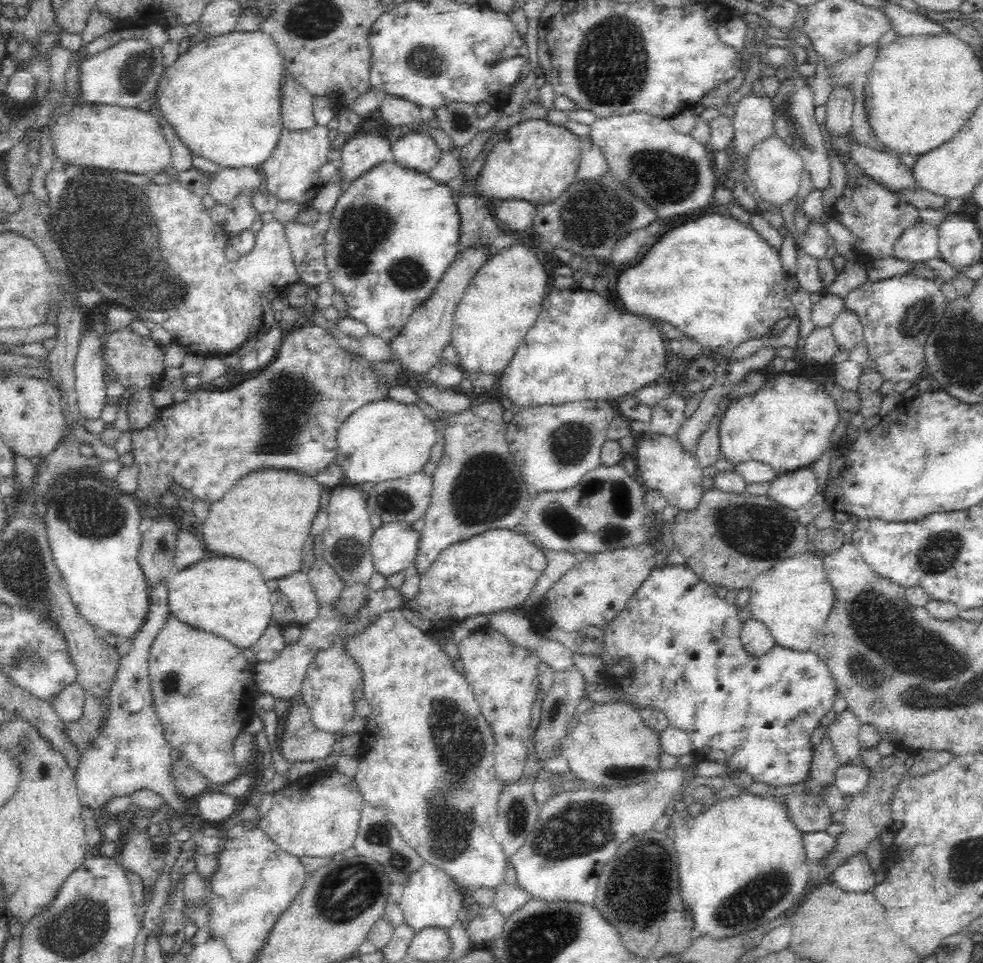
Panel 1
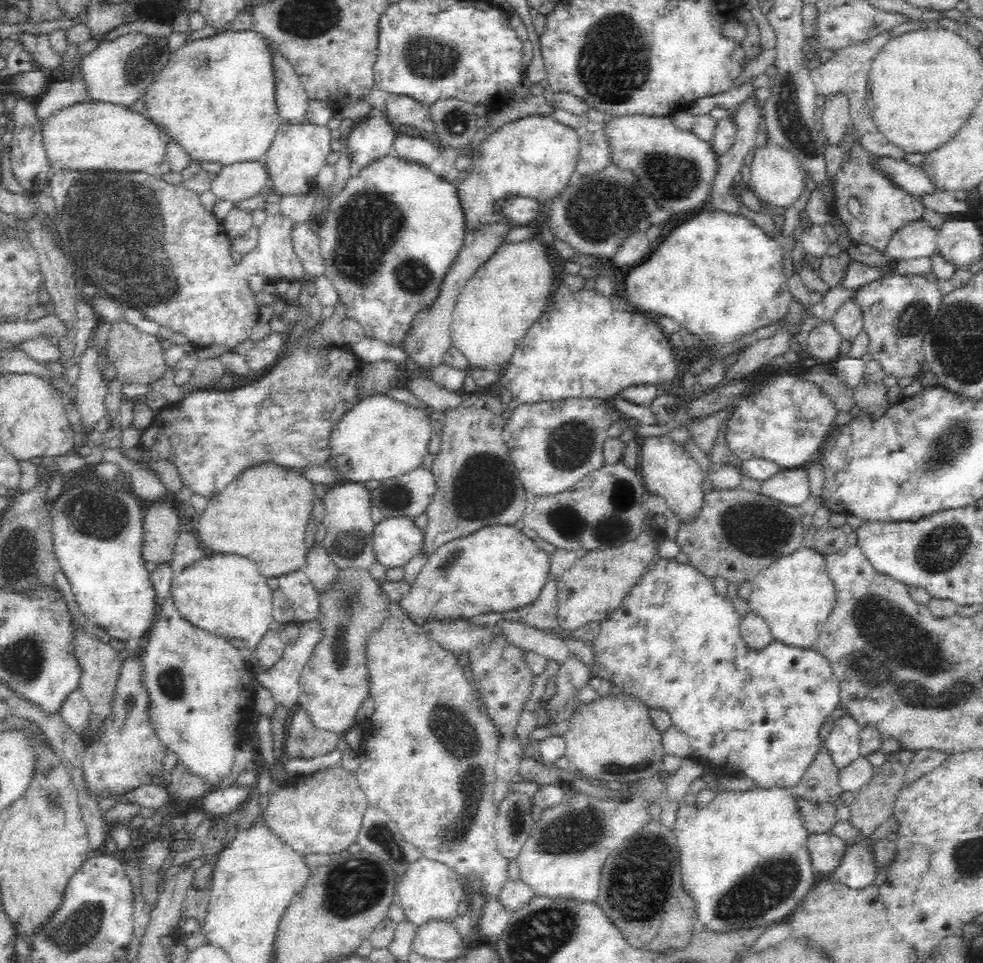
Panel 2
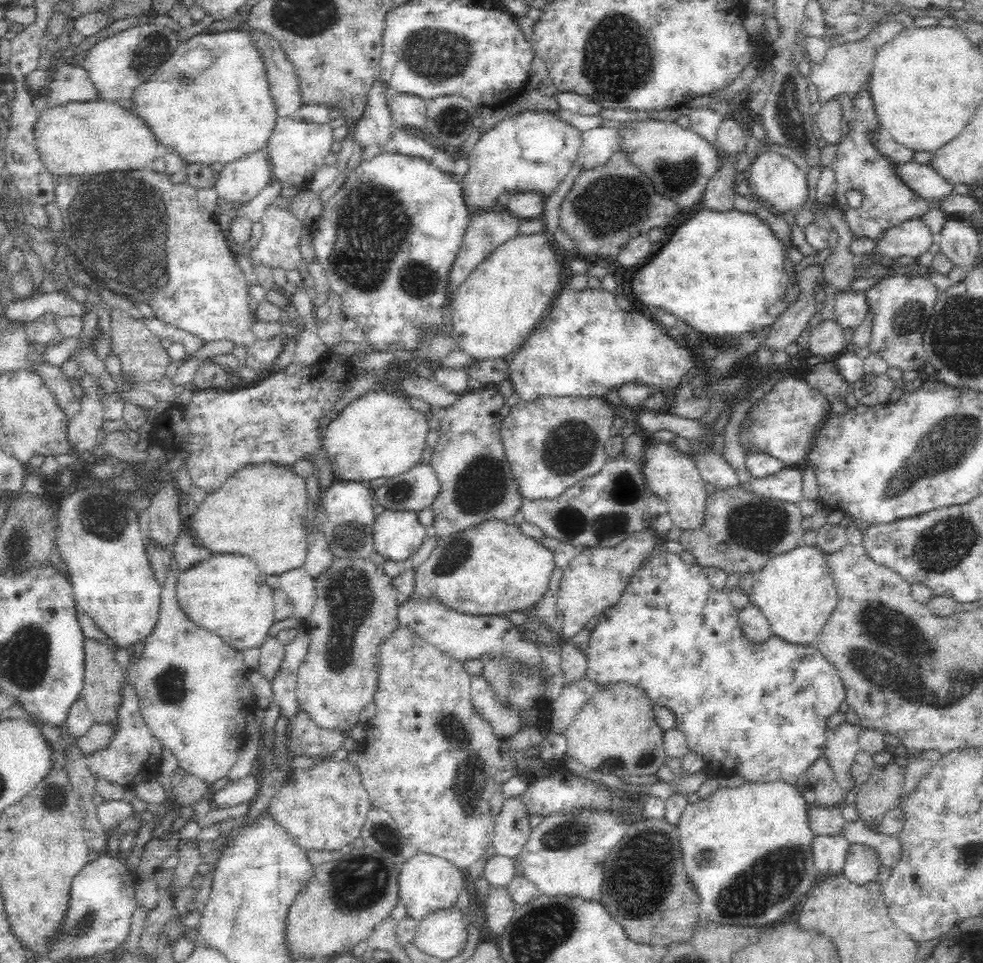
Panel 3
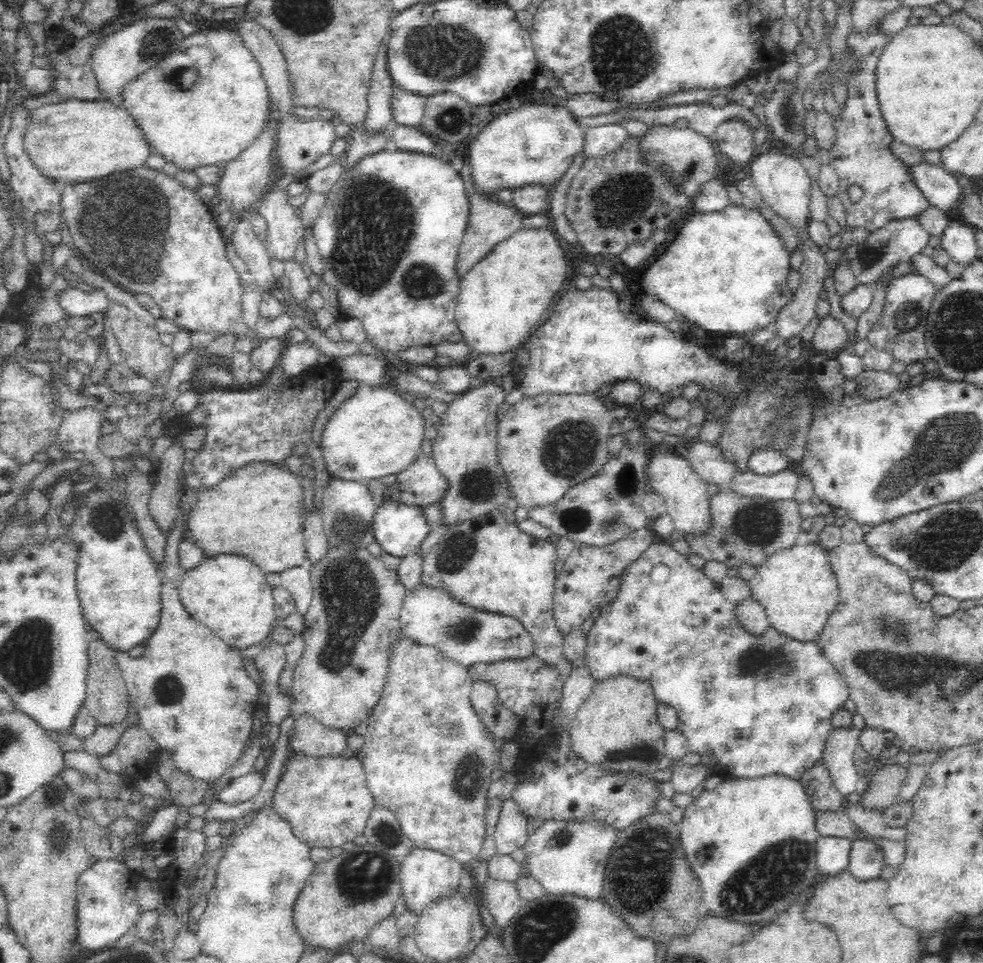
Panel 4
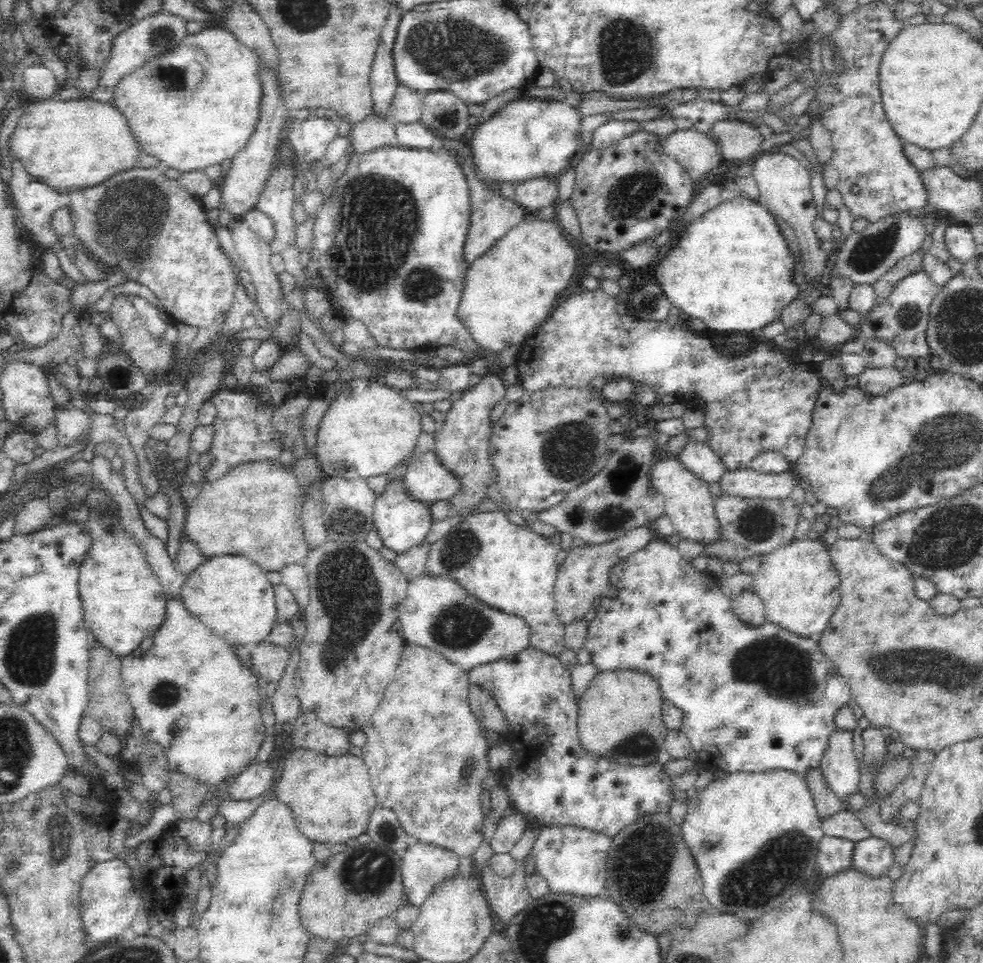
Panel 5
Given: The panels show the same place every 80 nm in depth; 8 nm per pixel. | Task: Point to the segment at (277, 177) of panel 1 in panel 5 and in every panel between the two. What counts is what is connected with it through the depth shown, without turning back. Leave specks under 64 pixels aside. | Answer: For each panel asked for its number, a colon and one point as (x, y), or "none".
2: (296, 154)
3: (297, 148)
4: (300, 143)
5: (308, 140)

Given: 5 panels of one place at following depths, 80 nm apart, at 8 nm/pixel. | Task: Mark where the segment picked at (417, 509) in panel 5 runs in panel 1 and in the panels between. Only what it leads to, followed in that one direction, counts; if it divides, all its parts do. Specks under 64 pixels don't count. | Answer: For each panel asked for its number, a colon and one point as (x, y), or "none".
1: (394, 546)
2: (396, 539)
3: (397, 534)
4: (400, 528)

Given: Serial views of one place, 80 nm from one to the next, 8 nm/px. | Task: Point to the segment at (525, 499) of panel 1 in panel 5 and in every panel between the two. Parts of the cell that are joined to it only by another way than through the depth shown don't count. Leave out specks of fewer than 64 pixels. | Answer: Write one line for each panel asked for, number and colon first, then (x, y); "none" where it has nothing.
2: (477, 484)
3: (469, 459)
4: (464, 447)
5: (462, 442)

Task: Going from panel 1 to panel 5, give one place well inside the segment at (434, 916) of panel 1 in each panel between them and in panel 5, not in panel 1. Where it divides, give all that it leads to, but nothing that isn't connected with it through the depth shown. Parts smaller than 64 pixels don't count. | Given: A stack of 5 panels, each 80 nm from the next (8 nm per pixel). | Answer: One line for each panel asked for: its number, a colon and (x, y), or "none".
2: (428, 888)
3: (427, 882)
4: (425, 874)
5: (425, 864)

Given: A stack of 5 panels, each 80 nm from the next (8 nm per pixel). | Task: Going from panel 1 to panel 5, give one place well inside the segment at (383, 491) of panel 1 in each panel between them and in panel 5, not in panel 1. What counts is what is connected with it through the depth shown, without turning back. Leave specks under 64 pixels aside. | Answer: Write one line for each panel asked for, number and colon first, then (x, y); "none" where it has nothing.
2: (410, 495)
3: (416, 489)
4: (422, 483)
5: (426, 478)

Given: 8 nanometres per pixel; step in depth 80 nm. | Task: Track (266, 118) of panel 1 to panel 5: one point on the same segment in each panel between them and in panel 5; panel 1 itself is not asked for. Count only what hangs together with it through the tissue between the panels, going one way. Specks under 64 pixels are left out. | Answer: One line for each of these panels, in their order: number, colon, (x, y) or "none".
2: (224, 112)
3: (226, 112)
4: (229, 102)
5: (187, 131)

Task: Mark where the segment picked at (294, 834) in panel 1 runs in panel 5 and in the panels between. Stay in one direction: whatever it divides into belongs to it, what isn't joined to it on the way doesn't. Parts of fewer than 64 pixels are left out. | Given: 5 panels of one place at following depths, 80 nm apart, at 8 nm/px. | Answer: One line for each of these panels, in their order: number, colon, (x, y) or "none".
2: (321, 812)
3: (324, 807)
4: (326, 799)
5: (332, 797)

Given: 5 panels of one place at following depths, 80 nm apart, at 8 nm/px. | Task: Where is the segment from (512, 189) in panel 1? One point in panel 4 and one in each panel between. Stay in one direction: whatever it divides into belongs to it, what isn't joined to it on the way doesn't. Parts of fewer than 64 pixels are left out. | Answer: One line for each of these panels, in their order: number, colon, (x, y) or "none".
2: (535, 156)
3: (532, 150)
4: (536, 142)

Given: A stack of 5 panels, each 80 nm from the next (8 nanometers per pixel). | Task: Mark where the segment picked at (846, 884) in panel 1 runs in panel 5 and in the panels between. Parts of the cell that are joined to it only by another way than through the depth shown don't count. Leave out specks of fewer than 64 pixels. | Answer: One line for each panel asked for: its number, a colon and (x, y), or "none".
2: (858, 868)
3: (862, 863)
4: (867, 858)
5: (875, 856)

